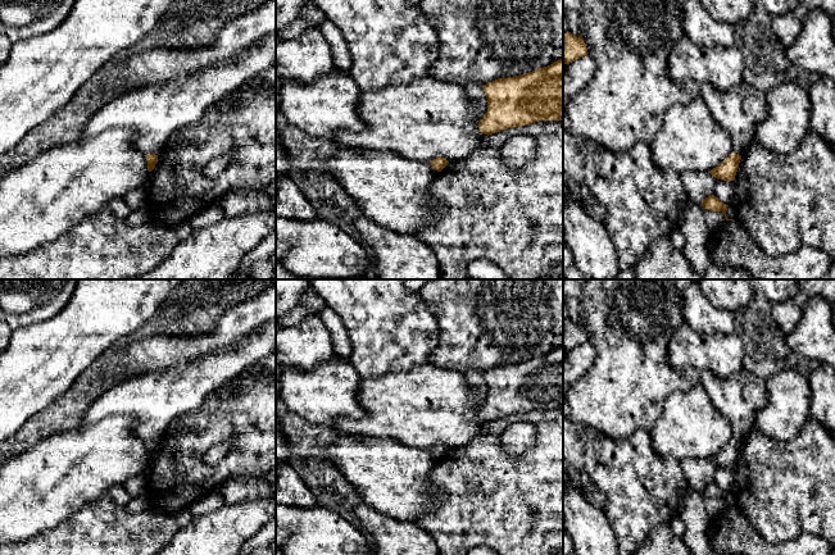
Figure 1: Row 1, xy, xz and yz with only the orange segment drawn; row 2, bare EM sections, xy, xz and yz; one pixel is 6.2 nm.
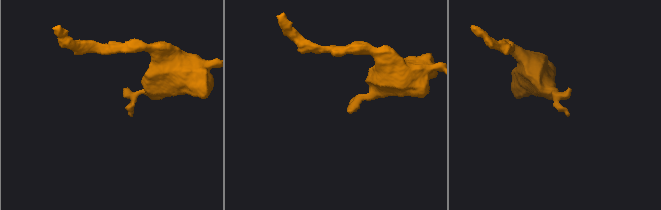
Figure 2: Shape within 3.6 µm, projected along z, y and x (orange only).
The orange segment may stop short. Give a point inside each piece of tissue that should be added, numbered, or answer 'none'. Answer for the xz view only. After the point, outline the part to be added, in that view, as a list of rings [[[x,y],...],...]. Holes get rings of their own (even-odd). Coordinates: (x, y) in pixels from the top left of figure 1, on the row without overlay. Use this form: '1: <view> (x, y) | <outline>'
none

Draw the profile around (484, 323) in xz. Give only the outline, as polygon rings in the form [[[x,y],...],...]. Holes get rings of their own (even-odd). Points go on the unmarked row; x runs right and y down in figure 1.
[[[430,279],[418,292],[437,319],[439,344],[428,356],[428,364],[466,374],[476,369],[481,373],[498,365],[508,365],[548,354],[563,345],[563,279]]]

